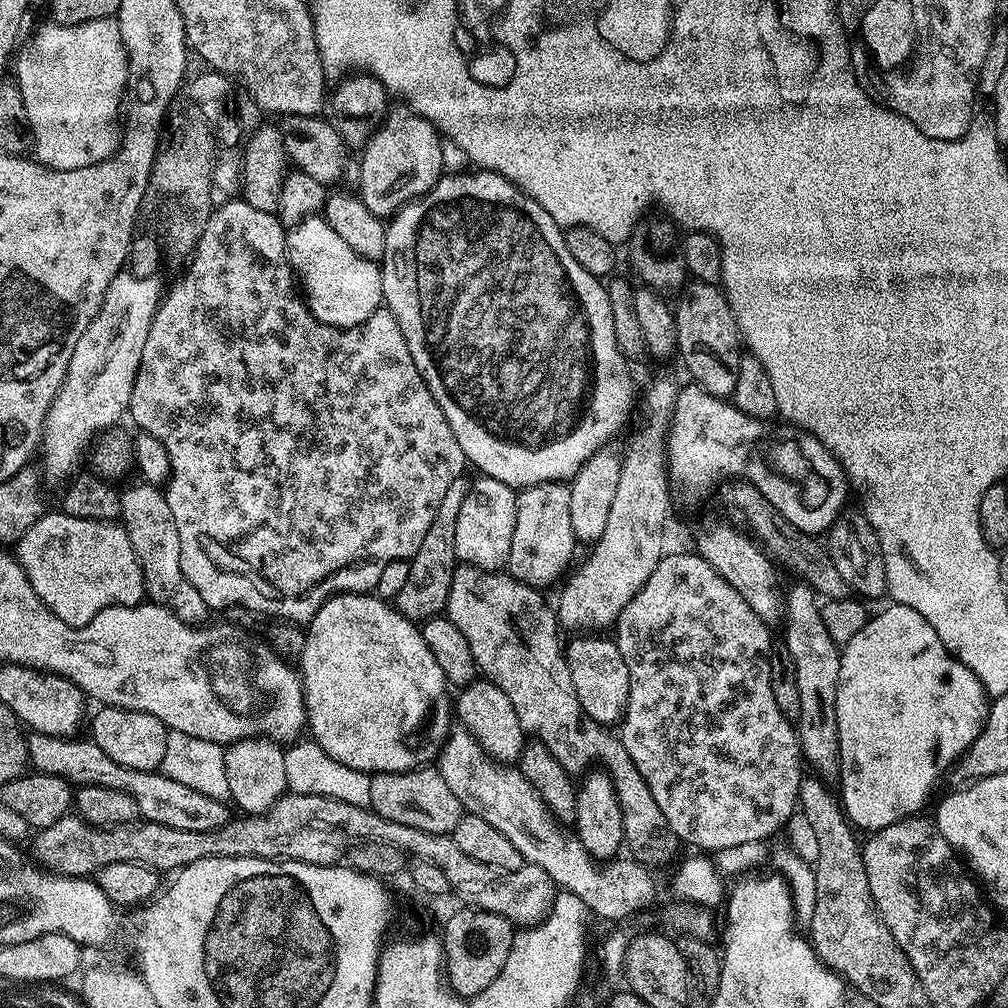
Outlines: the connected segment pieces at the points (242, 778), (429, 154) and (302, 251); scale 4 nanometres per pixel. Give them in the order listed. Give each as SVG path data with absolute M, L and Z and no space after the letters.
M247 736L234 740L224 748L224 773L231 803L241 809L241 813L257 816L260 812L270 810L274 802L288 792L286 778L285 749L277 741L266 736Z
M393 111L362 149L358 195L366 210L381 218L391 217L405 204L427 194L445 175L440 133L418 113L403 111Z
M317 214L308 220L303 220L298 227L287 233L286 239L288 262L306 293L307 306L323 324L329 324L335 328L358 326L362 322L366 322L366 318L370 318L370 314L374 314L381 308L384 299L382 278L380 277L381 265L375 260L367 260L354 254L354 250L350 250L350 246L346 246L342 234L334 234L334 230L323 215Z

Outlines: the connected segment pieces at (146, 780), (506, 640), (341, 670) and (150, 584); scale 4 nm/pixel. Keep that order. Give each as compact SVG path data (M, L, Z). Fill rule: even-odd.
M33 731L27 733L26 739L28 762L35 771L57 776L73 786L102 786L130 794L134 802L138 802L138 810L147 823L170 826L174 830L209 832L220 828L230 819L229 805L225 801L206 798L206 794L198 794L198 790L190 790L190 786L174 782L174 778L165 776L163 771L130 770L130 766L118 766L118 762L109 756L99 758L100 760L88 760L94 753L94 748L87 739L43 736L41 732Z
M457 563L454 578L450 582L450 594L446 615L462 634L466 634L466 642L470 642L470 654L474 654L474 662L479 675L489 680L506 698L510 698L510 706L514 706L514 714L518 714L518 722L525 734L532 732L535 739L558 760L569 774L587 773L593 766L599 766L613 782L617 800L621 806L622 826L624 827L624 844L632 852L631 859L639 860L645 866L652 864L668 864L672 855L682 842L670 830L670 822L666 822L666 814L658 810L658 802L654 802L654 794L650 794L650 786L646 786L646 778L638 774L638 766L634 766L630 754L626 754L626 746L619 735L612 736L607 727L582 710L582 702L578 702L578 694L574 691L574 678L570 678L570 666L565 649L560 646L562 629L556 619L556 610L551 603L544 601L545 593L538 588L518 582L508 575L507 571L487 572L472 564Z
M341 594L331 596L327 602L314 614L314 618L306 625L304 649L298 658L298 675L304 690L304 710L306 713L306 728L311 739L330 754L342 766L350 766L359 772L375 774L378 772L411 772L414 768L431 765L439 757L444 741L450 735L448 716L450 720L450 696L444 693L446 681L442 674L442 666L434 658L430 646L426 646L426 638L418 627L417 621L408 620L391 603L385 602L372 594Z
M136 482L133 488L120 492L120 520L140 563L145 597L151 603L169 608L183 624L203 625L210 609L202 594L198 594L186 574L182 574L178 526L174 522L174 514L170 514L167 495L155 484Z

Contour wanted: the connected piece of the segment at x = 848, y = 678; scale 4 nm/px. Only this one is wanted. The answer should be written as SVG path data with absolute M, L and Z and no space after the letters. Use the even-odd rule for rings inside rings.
M895 602L889 603L889 608L884 608L880 613L869 615L866 626L850 638L848 644L843 645L840 654L840 669L838 670L838 742L840 743L840 775L838 785L838 800L844 809L844 815L857 829L865 828L865 833L871 834L890 826L894 822L904 820L908 816L917 815L921 811L920 807L928 800L928 795L932 792L932 787L940 780L940 775L948 767L955 765L960 757L968 751L968 747L975 742L978 734L984 729L984 724L988 721L988 710L990 707L990 697L984 691L984 685L980 679L973 674L961 660L956 659L949 651L949 648L934 634L934 626L918 614L918 610L910 610L910 606L902 606Z

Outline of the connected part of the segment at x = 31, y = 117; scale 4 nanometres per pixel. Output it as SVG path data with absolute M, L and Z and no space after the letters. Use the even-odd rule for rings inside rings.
M115 19L91 20L81 24L45 22L32 36L28 49L16 64L15 79L26 102L28 127L32 133L35 159L49 169L78 170L115 156L122 143L122 105L126 100L128 55Z

